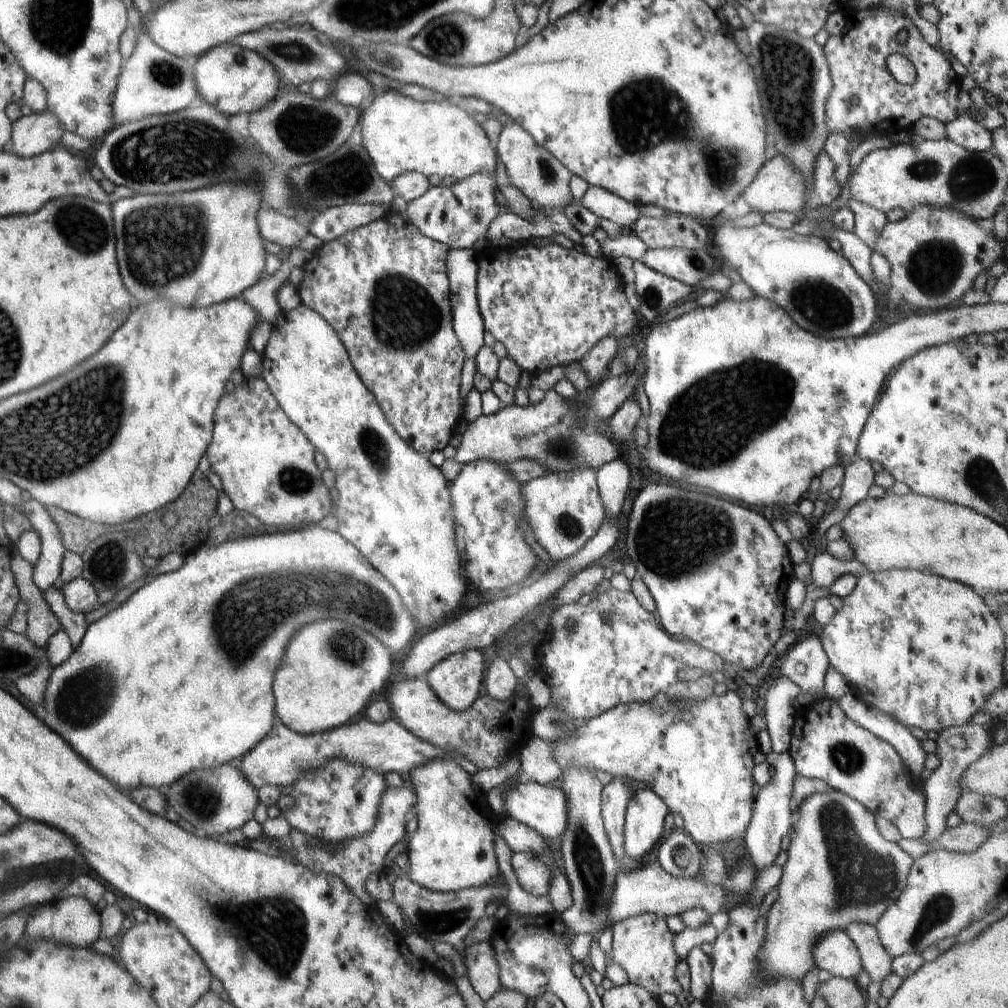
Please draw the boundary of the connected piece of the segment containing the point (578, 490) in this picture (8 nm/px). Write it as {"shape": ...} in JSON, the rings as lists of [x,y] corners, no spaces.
{"shape":[[[592,468],[547,473],[524,483],[523,496],[532,534],[554,563],[578,554],[586,542],[595,536],[606,518],[596,481],[596,470]]]}

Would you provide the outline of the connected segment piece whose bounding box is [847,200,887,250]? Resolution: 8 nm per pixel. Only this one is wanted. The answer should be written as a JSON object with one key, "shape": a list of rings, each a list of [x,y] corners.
{"shape":[[[849,200],[847,206],[854,212],[854,233],[868,248],[874,250],[874,246],[878,242],[878,234],[887,224],[887,216],[880,210],[872,208],[868,204],[856,202],[856,200]]]}

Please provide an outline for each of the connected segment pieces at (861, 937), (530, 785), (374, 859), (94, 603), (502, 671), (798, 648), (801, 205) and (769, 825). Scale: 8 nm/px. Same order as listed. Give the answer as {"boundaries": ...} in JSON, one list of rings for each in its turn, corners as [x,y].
{"boundaries":[[[[851,924],[844,932],[858,946],[862,965],[872,982],[882,984],[882,981],[893,972],[892,960],[894,958],[884,950],[879,932],[870,924]]],[[[521,780],[514,788],[502,794],[504,798],[504,812],[507,816],[526,824],[528,828],[536,830],[550,844],[555,845],[562,834],[566,832],[568,824],[568,800],[562,788],[554,788],[552,784],[540,785],[536,782]]],[[[402,786],[402,788],[390,787],[386,790],[386,794],[382,794],[376,828],[372,832],[368,832],[366,836],[360,836],[360,838],[356,838],[356,841],[348,841],[347,844],[336,845],[331,852],[326,852],[321,844],[310,844],[310,842],[306,842],[306,836],[302,832],[291,829],[290,840],[287,844],[288,849],[300,865],[313,873],[336,876],[362,903],[371,904],[373,900],[366,892],[364,882],[373,873],[384,873],[385,857],[388,852],[396,844],[406,842],[409,836],[406,831],[408,813],[416,806],[417,800],[418,796],[412,788],[406,788],[406,786]]],[[[74,578],[66,584],[62,584],[62,596],[64,604],[76,613],[88,614],[93,610],[98,610],[97,592],[92,584],[84,578]]],[[[497,654],[483,677],[487,695],[498,702],[511,698],[516,691],[516,678],[506,659]]],[[[809,632],[806,639],[802,638],[802,641],[798,642],[798,644],[788,652],[786,660],[782,662],[782,666],[776,671],[773,671],[772,674],[784,674],[786,678],[790,678],[790,680],[802,690],[802,695],[814,697],[815,699],[811,700],[816,700],[817,698],[824,698],[827,696],[825,677],[828,668],[830,668],[829,661],[820,643],[820,638]]],[[[782,154],[774,156],[772,160],[768,160],[758,176],[754,178],[754,182],[748,184],[748,188],[740,194],[742,199],[750,208],[750,212],[760,212],[760,214],[783,211],[790,212],[796,216],[803,217],[804,208],[806,208],[806,202],[808,202],[808,186],[806,186],[806,180],[802,176],[800,170],[796,170],[796,166]]],[[[770,752],[766,754],[766,762],[768,766],[774,770],[774,776],[766,784],[766,786],[756,787],[753,796],[753,812],[751,822],[744,836],[744,845],[746,857],[750,858],[752,866],[756,871],[772,866],[775,858],[782,851],[781,842],[784,836],[788,836],[791,828],[794,826],[794,814],[790,810],[790,802],[792,802],[792,792],[794,792],[795,767],[792,758],[788,752],[776,754]]]]}

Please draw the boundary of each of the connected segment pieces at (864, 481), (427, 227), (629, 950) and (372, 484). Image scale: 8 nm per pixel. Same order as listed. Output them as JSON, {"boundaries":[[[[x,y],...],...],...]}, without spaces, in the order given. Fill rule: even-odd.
{"boundaries":[[[[857,456],[852,464],[848,464],[844,470],[844,479],[841,485],[841,496],[837,501],[838,510],[851,510],[868,497],[868,489],[875,484],[875,472],[868,460],[862,460]]],[[[474,174],[470,178],[452,184],[449,187],[431,187],[426,194],[407,202],[406,215],[409,222],[424,236],[437,242],[446,244],[449,248],[473,248],[478,253],[490,248],[487,239],[488,226],[494,221],[502,210],[496,206],[498,203],[497,174]]],[[[638,914],[612,924],[614,942],[609,959],[618,964],[630,983],[641,986],[653,996],[660,997],[665,993],[678,996],[682,992],[681,985],[675,976],[679,958],[674,952],[674,934],[666,926],[666,920],[658,914]]],[[[300,304],[297,308],[290,311],[284,311],[281,316],[278,316],[277,320],[274,320],[272,324],[272,334],[270,334],[270,340],[266,345],[265,351],[262,352],[262,375],[261,378],[266,382],[270,393],[274,396],[278,406],[282,408],[286,417],[298,430],[304,432],[306,439],[316,448],[315,451],[320,452],[327,461],[329,470],[334,473],[336,477],[336,489],[338,490],[338,506],[333,510],[334,515],[338,518],[338,530],[337,534],[340,534],[347,542],[350,542],[361,554],[374,566],[375,570],[378,570],[390,584],[392,588],[402,596],[402,602],[404,602],[404,608],[410,612],[410,618],[414,620],[416,628],[422,630],[422,628],[428,628],[432,626],[434,622],[442,620],[444,616],[452,614],[458,610],[464,594],[466,594],[467,580],[464,580],[464,576],[460,574],[461,560],[458,558],[460,555],[457,551],[455,544],[455,529],[456,516],[454,516],[454,504],[452,504],[452,494],[442,475],[442,472],[433,466],[426,455],[413,450],[406,440],[402,440],[398,436],[398,432],[394,431],[394,428],[388,424],[388,420],[384,417],[378,402],[374,399],[374,394],[366,388],[366,384],[360,380],[360,376],[354,370],[352,362],[348,357],[346,348],[342,345],[342,340],[338,338],[338,334],[334,332],[334,328],[314,310],[307,308],[304,304]]]]}

